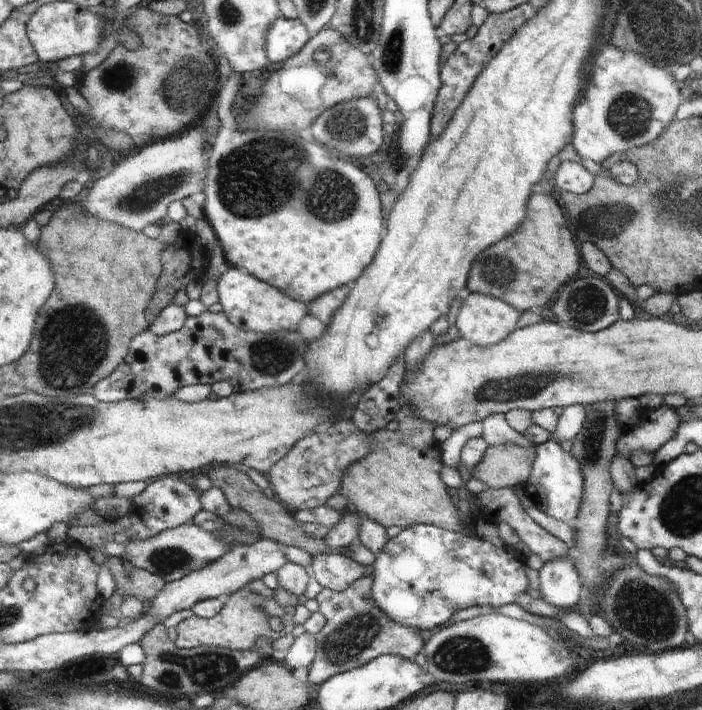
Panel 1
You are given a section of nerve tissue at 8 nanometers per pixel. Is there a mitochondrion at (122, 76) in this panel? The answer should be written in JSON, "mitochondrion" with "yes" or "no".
{"mitochondrion":"yes"}

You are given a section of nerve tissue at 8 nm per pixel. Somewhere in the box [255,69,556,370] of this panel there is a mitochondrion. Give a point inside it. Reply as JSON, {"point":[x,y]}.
{"point":[349,123]}

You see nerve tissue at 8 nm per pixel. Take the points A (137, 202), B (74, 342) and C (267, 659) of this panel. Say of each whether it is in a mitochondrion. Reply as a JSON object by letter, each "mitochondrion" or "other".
{"A":"mitochondrion","B":"mitochondrion","C":"other"}

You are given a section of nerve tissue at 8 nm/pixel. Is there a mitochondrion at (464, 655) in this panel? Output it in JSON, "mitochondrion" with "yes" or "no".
{"mitochondrion":"yes"}

